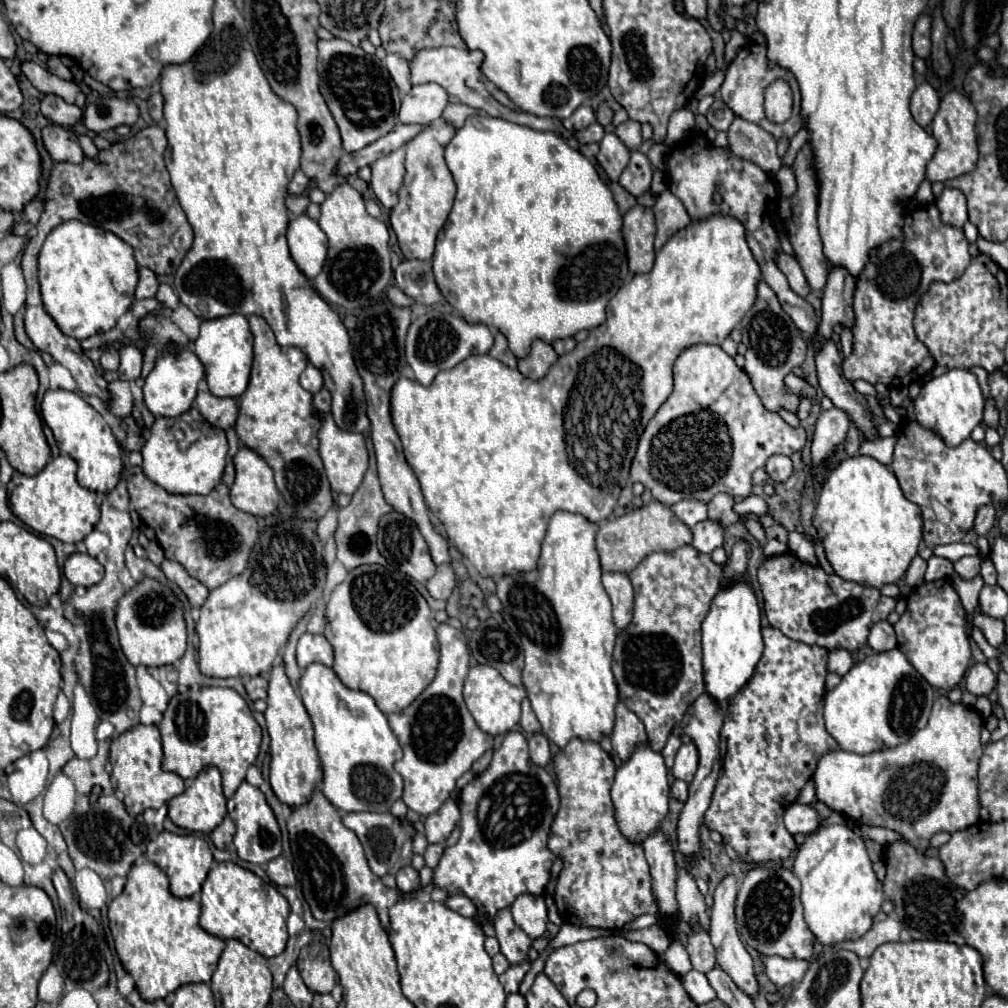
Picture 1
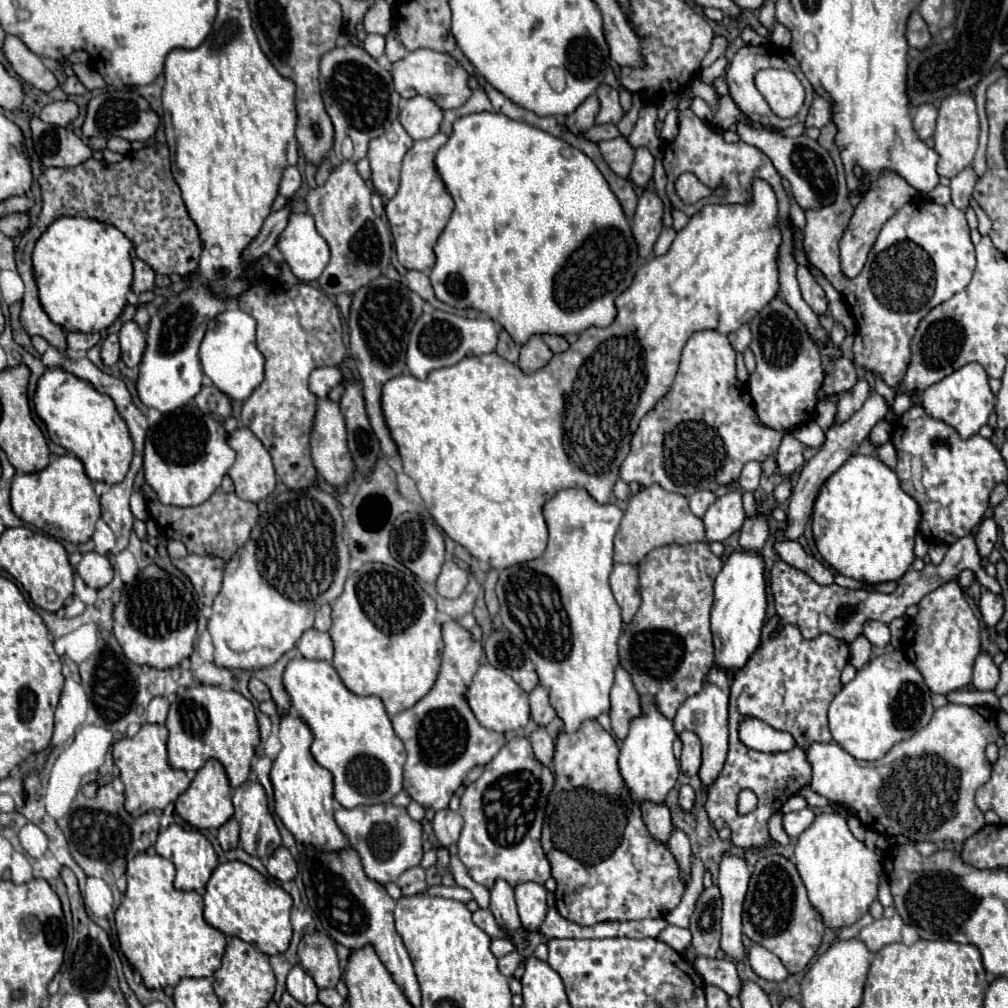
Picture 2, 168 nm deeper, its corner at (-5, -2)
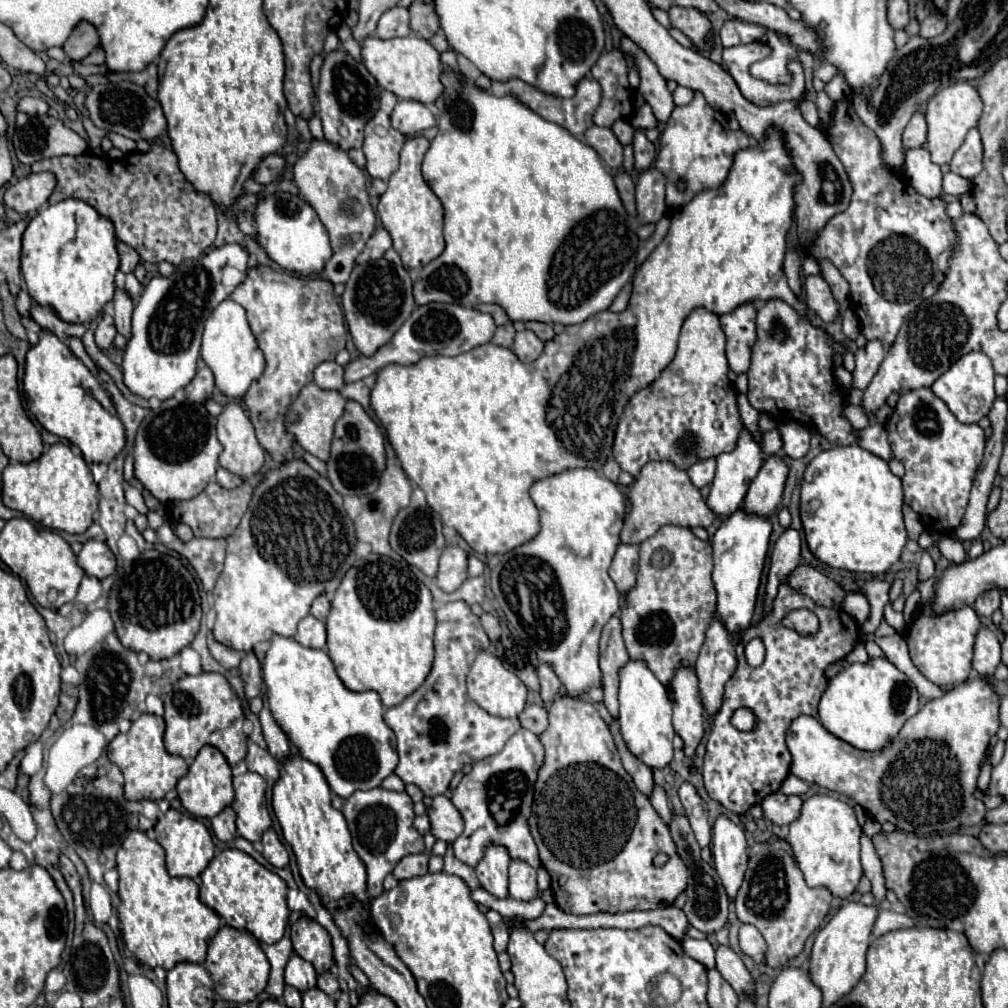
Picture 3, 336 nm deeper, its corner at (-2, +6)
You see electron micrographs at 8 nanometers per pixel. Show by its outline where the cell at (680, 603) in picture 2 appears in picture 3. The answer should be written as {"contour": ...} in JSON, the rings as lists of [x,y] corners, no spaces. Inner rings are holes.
{"contour":[[[664,525],[660,527],[652,537],[640,543],[640,569],[638,569],[638,581],[632,591],[626,593],[626,603],[620,609],[622,619],[622,635],[626,649],[630,657],[642,657],[650,671],[668,685],[670,677],[674,675],[674,669],[678,665],[694,665],[694,659],[698,657],[698,649],[702,647],[706,625],[710,625],[710,617],[716,609],[716,589],[712,583],[712,547],[710,543],[694,537],[694,533],[686,527],[678,525]],[[656,549],[666,549],[672,555],[672,563],[666,569],[652,569],[650,557]]]}

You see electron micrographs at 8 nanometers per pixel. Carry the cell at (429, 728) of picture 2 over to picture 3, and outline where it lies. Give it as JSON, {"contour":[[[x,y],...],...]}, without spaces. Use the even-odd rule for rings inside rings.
{"contour":[[[464,601],[446,603],[446,605],[436,609],[436,619],[438,619],[436,637],[434,637],[436,657],[434,657],[434,665],[432,665],[430,675],[426,677],[426,681],[408,699],[404,699],[396,707],[390,707],[384,713],[386,725],[396,735],[396,751],[398,751],[398,757],[400,757],[398,767],[396,767],[394,773],[404,783],[418,785],[422,789],[422,793],[426,793],[430,797],[444,793],[448,789],[454,773],[460,771],[466,763],[476,763],[476,761],[480,761],[484,757],[490,757],[490,755],[496,755],[498,751],[502,751],[502,745],[520,727],[518,719],[494,717],[494,715],[486,713],[484,709],[480,709],[474,701],[468,699],[466,673],[470,669],[470,663],[478,655],[480,645],[490,645],[482,625],[480,625],[480,619],[470,611],[470,605],[464,603]]]}

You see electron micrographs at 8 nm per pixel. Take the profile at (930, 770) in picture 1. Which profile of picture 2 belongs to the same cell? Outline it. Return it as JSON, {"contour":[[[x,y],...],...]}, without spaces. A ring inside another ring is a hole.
{"contour":[[[949,703],[933,713],[925,729],[911,739],[897,743],[883,759],[871,763],[851,757],[837,743],[813,743],[807,751],[807,759],[813,767],[813,779],[809,787],[827,797],[831,803],[849,809],[869,831],[877,831],[887,837],[901,833],[915,841],[961,843],[985,825],[983,811],[975,805],[975,791],[991,777],[991,763],[985,757],[985,747],[999,737],[995,719],[997,713],[991,707]]]}

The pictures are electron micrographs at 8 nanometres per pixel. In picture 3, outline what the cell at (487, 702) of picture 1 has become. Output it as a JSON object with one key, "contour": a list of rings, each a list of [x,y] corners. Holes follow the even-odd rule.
{"contour":[[[482,651],[470,673],[468,673],[468,695],[472,701],[476,701],[486,713],[490,715],[496,715],[496,717],[518,717],[518,713],[522,713],[524,705],[526,705],[526,685],[522,685],[522,681],[510,673],[500,661],[496,655],[492,653],[486,653]]]}

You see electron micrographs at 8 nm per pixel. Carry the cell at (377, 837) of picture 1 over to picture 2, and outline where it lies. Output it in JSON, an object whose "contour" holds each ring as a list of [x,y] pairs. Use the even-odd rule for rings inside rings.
{"contour":[[[385,803],[385,805],[369,805],[369,807],[355,807],[355,809],[339,809],[335,813],[335,821],[339,829],[347,835],[349,845],[357,849],[365,873],[381,885],[389,881],[397,881],[403,871],[421,863],[423,827],[421,823],[413,821],[407,815],[405,807],[395,807],[391,803]]]}

